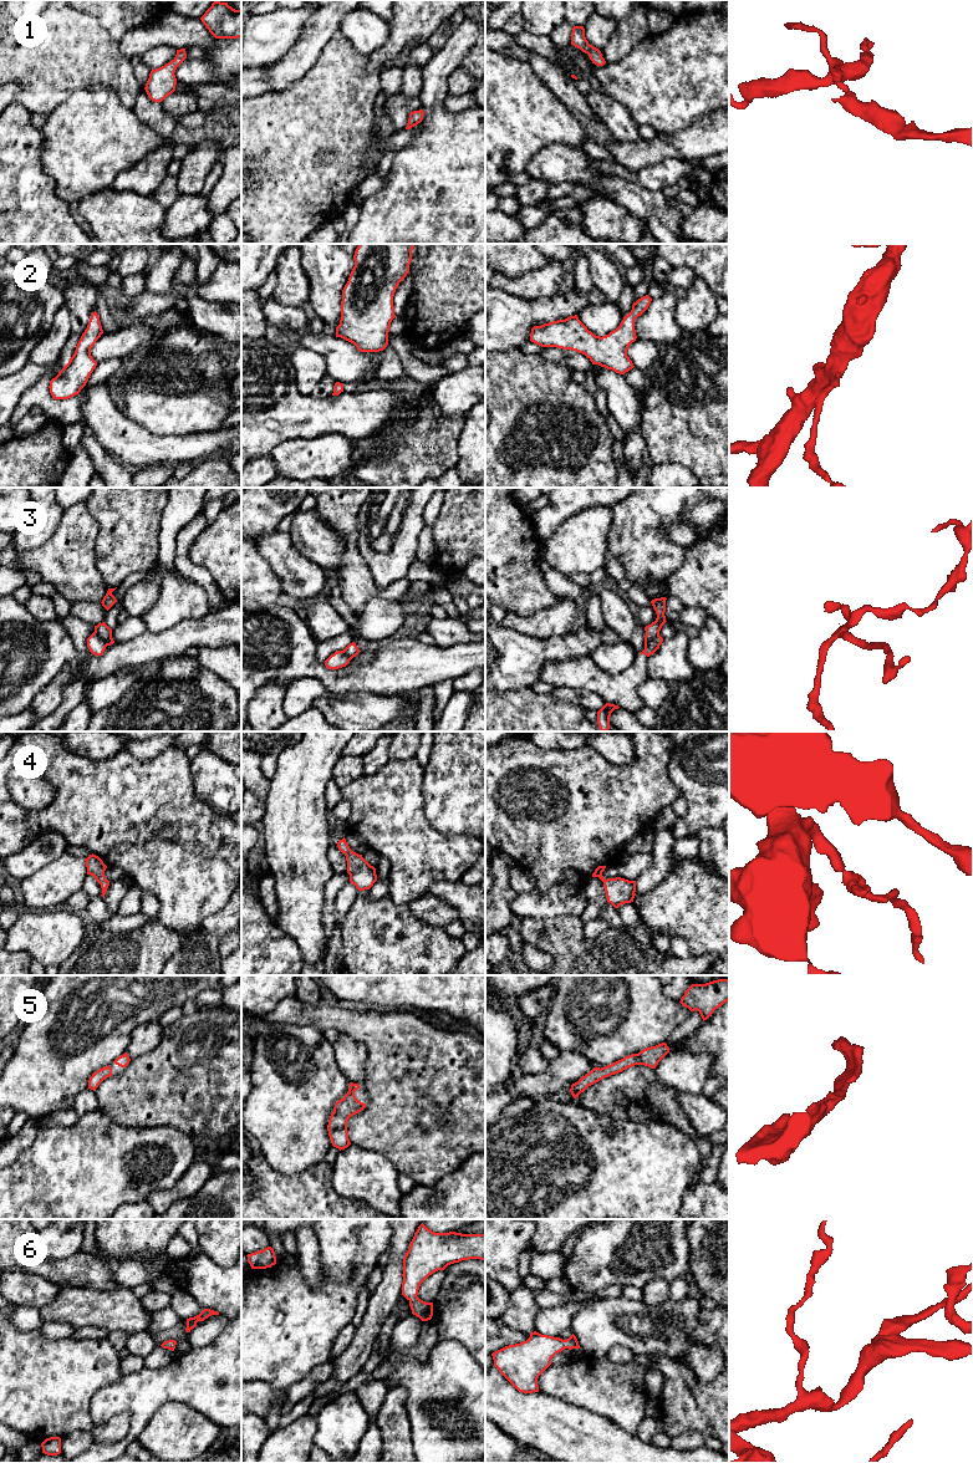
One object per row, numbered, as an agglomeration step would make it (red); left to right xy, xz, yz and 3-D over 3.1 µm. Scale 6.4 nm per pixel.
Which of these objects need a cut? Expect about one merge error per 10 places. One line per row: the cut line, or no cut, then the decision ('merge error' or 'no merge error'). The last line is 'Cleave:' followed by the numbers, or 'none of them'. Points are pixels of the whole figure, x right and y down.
1: cut none; no merge error
2: cut none; no merge error
3: cut yz (658, 635), (645, 647); merge error
4: cut none; no merge error
5: cut none; no merge error
6: cut none; no merge error
Cleave: 3

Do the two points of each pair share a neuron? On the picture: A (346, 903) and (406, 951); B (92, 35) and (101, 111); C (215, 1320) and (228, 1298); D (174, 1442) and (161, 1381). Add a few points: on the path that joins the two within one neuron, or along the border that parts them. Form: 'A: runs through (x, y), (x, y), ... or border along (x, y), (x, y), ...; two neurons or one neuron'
A: border along (358, 891), (350, 911), (341, 922), (340, 934); two neurons
B: border along (92, 87), (113, 91), (123, 105); two neurons
C: border along (219, 1313), (228, 1319); two neurons
D: border along (194, 1408), (184, 1403), (164, 1402), (146, 1425); two neurons

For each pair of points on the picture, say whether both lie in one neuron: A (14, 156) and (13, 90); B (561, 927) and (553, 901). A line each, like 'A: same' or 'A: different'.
A: different
B: different

